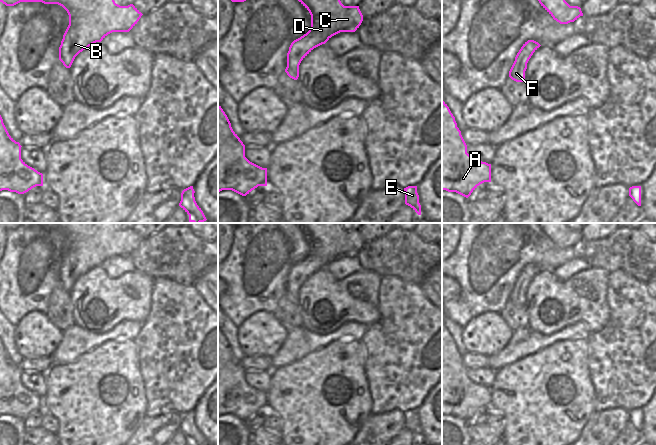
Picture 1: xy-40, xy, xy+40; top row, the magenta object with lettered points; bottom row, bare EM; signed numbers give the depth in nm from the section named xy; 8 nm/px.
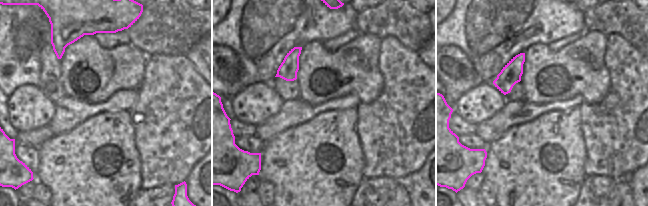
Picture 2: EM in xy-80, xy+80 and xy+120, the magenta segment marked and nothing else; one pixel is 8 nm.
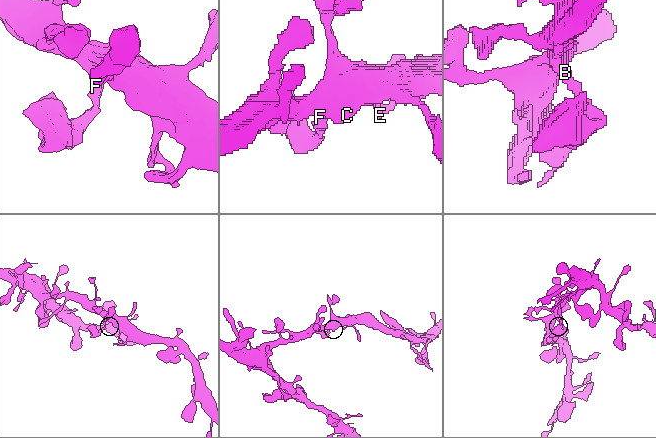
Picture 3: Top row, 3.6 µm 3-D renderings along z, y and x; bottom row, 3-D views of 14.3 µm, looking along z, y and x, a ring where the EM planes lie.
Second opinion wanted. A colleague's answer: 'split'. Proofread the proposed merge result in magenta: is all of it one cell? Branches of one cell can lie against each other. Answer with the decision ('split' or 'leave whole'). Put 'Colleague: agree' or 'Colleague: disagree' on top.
Colleague: disagree
leave whole

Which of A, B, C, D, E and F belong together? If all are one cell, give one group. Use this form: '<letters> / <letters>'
A B C D E F

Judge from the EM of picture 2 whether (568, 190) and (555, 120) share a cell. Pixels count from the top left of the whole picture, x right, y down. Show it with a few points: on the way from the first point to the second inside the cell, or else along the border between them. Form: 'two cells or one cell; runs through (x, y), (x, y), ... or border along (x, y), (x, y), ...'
one cell; runs through (567, 173), (566, 151), (555, 140), (555, 137)

